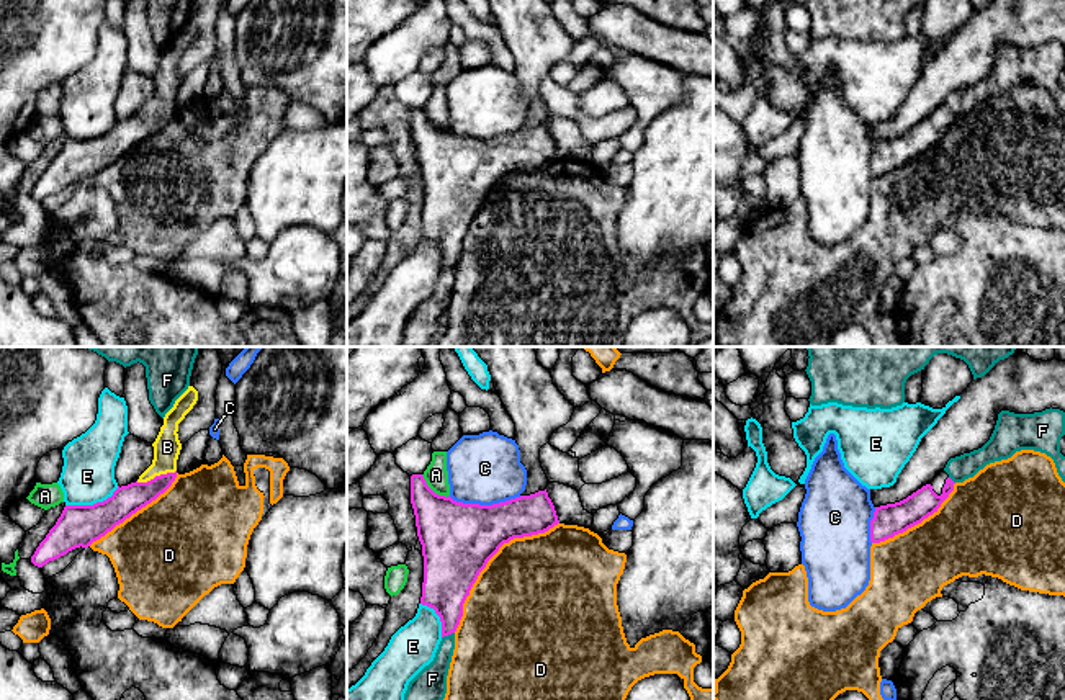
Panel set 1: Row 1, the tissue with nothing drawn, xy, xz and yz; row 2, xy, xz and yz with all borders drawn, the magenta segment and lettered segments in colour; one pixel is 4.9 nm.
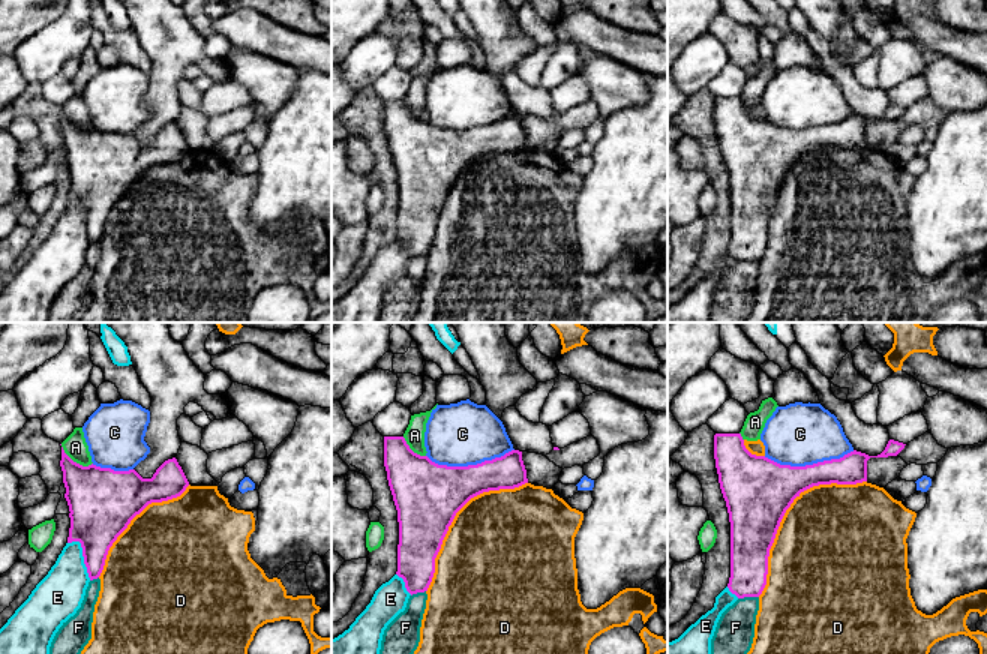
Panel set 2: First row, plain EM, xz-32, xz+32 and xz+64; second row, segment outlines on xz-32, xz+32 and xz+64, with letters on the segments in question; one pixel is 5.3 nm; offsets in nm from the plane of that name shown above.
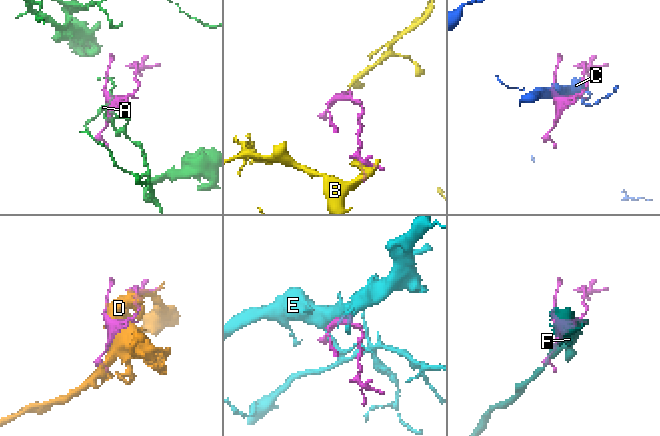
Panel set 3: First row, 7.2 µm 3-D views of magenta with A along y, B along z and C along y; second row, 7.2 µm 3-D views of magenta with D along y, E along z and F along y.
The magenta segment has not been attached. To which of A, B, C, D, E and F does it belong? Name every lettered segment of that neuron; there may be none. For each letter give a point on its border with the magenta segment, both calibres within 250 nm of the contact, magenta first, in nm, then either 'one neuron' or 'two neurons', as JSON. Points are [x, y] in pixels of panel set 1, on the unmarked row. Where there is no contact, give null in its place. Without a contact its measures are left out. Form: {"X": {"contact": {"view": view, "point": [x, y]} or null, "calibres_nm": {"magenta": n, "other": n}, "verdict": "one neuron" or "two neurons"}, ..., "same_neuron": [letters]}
{"A": {"contact": {"view": "xz", "point": [432, 125]}, "calibres_nm": {"magenta": 340, "other": 120}, "verdict": "two neurons"}, "B": {"contact": {"view": "xy", "point": [156, 110]}, "calibres_nm": {"magenta": 140, "other": 130}, "verdict": "one neuron"}, "C": {"contact": {"view": "xz", "point": [485, 139]}, "calibres_nm": {"magenta": 360, "other": 340}, "verdict": "two neurons"}, "D": {"contact": {"view": "xz", "point": [488, 193]}, "calibres_nm": {"magenta": 360, "other": 480}, "verdict": "two neurons"}, "E": {"contact": {"view": "xy", "point": [94, 138]}, "calibres_nm": {"magenta": 200, "other": 260}, "verdict": "two neurons"}, "F": {"contact": {"view": "xz", "point": [447, 269]}, "calibres_nm": {"magenta": 240, "other": 160}, "verdict": "two neurons"}, "same_neuron": ["B"]}

